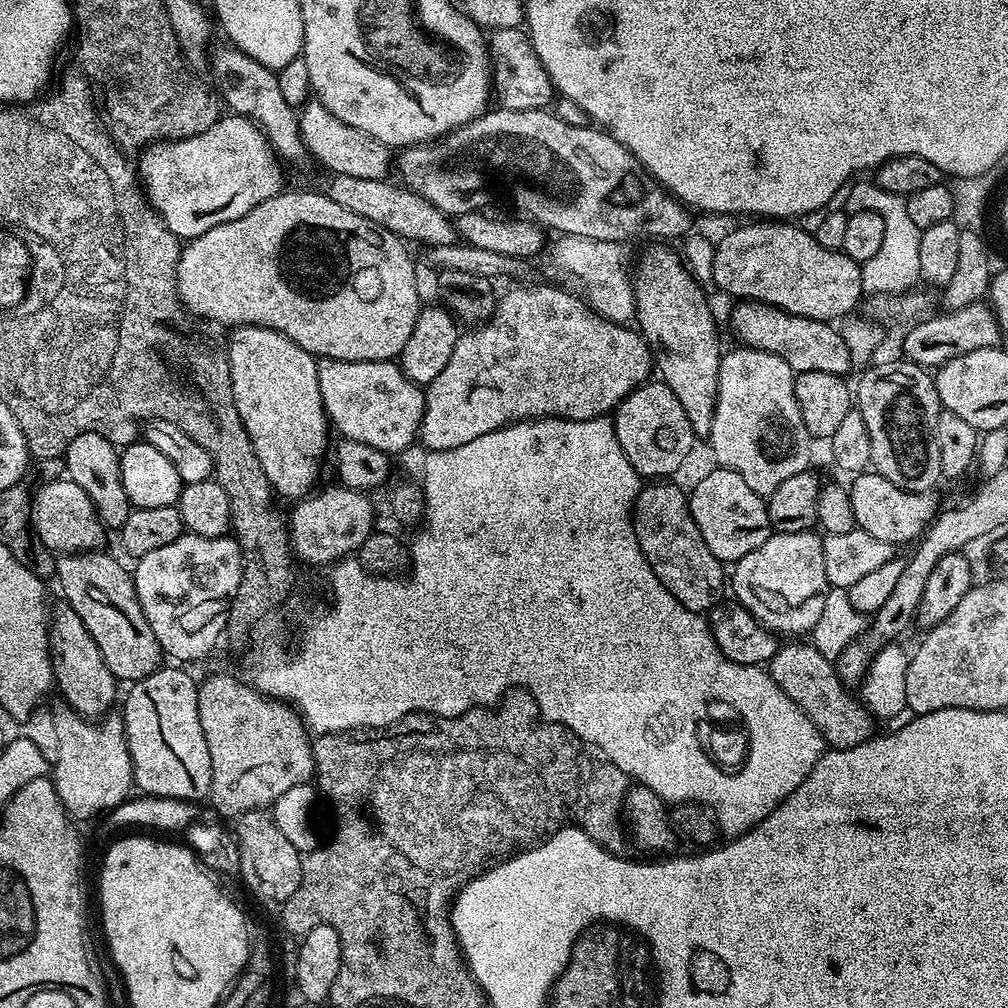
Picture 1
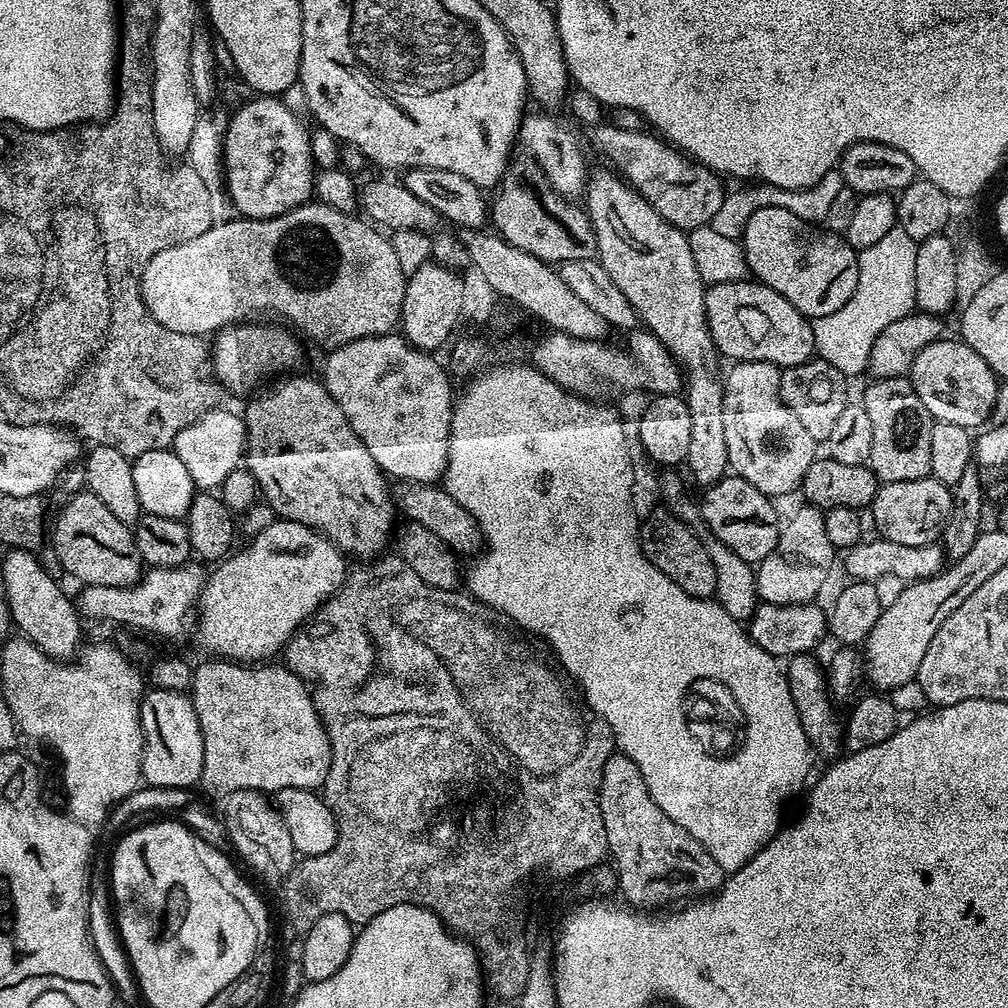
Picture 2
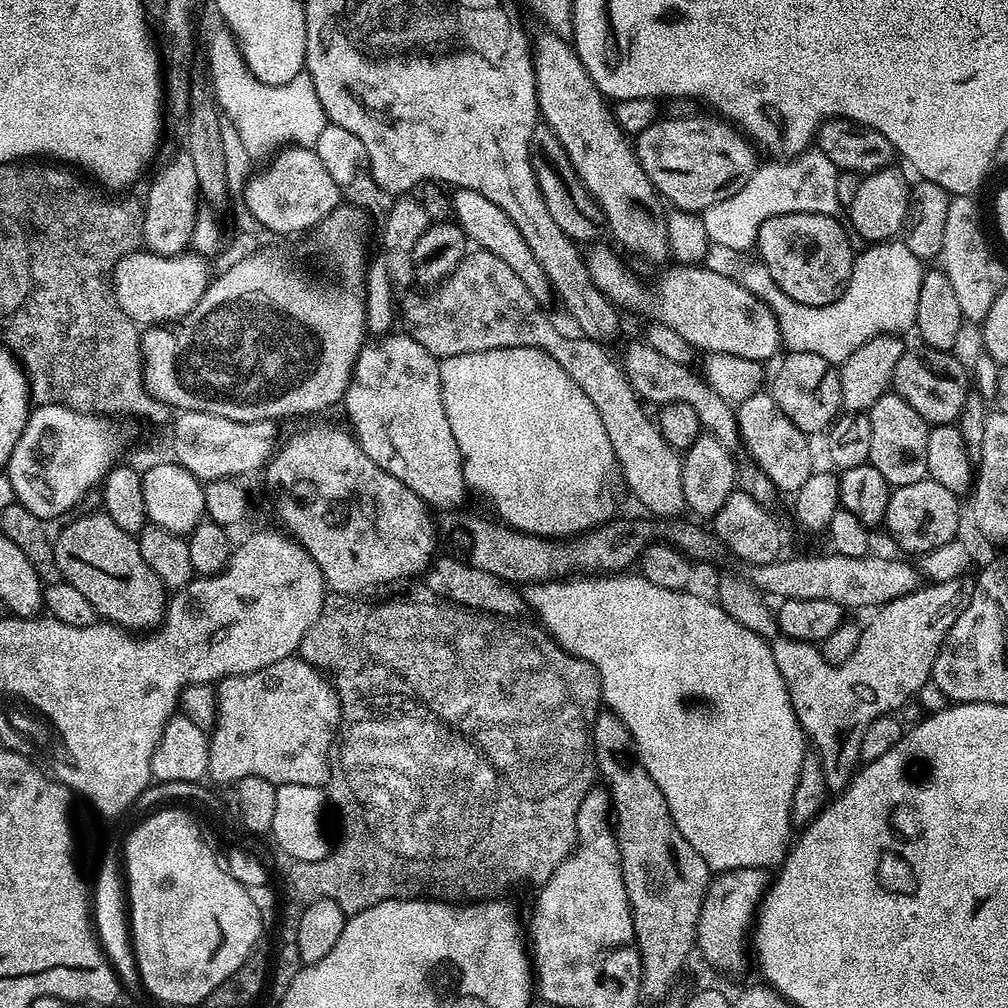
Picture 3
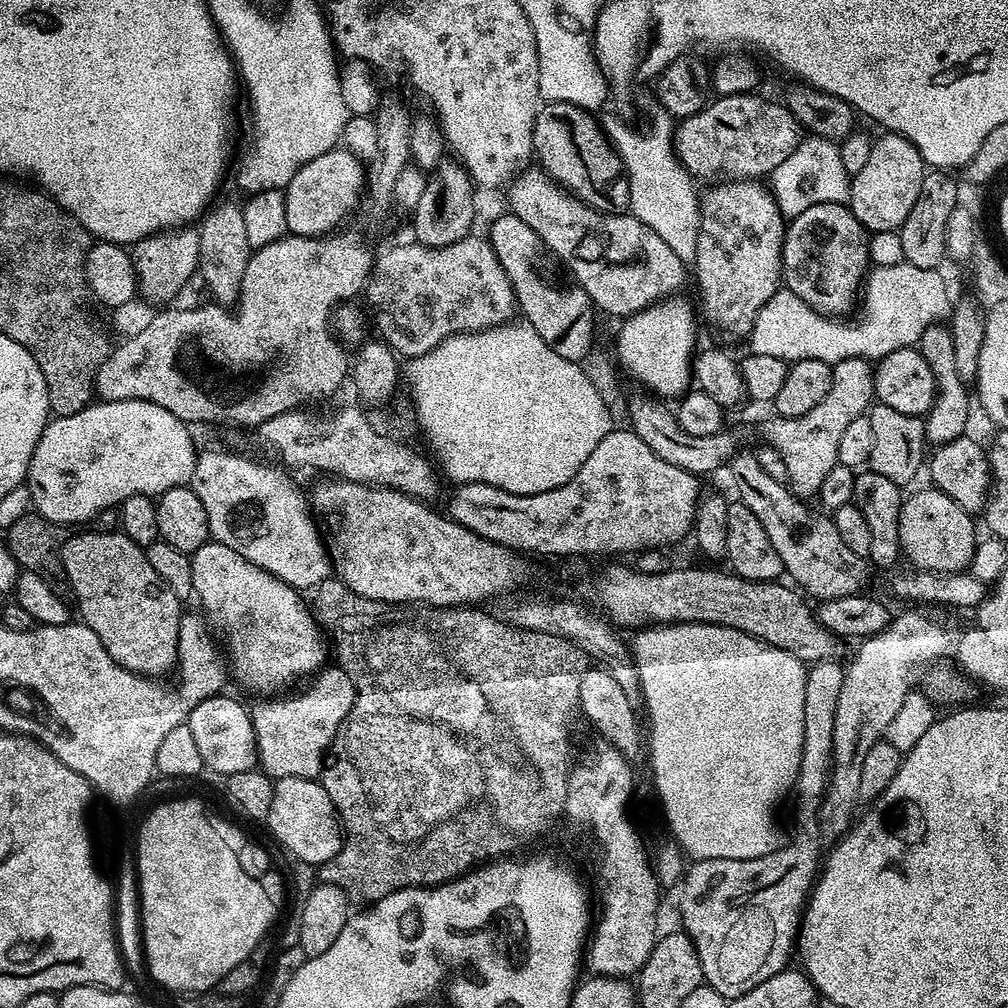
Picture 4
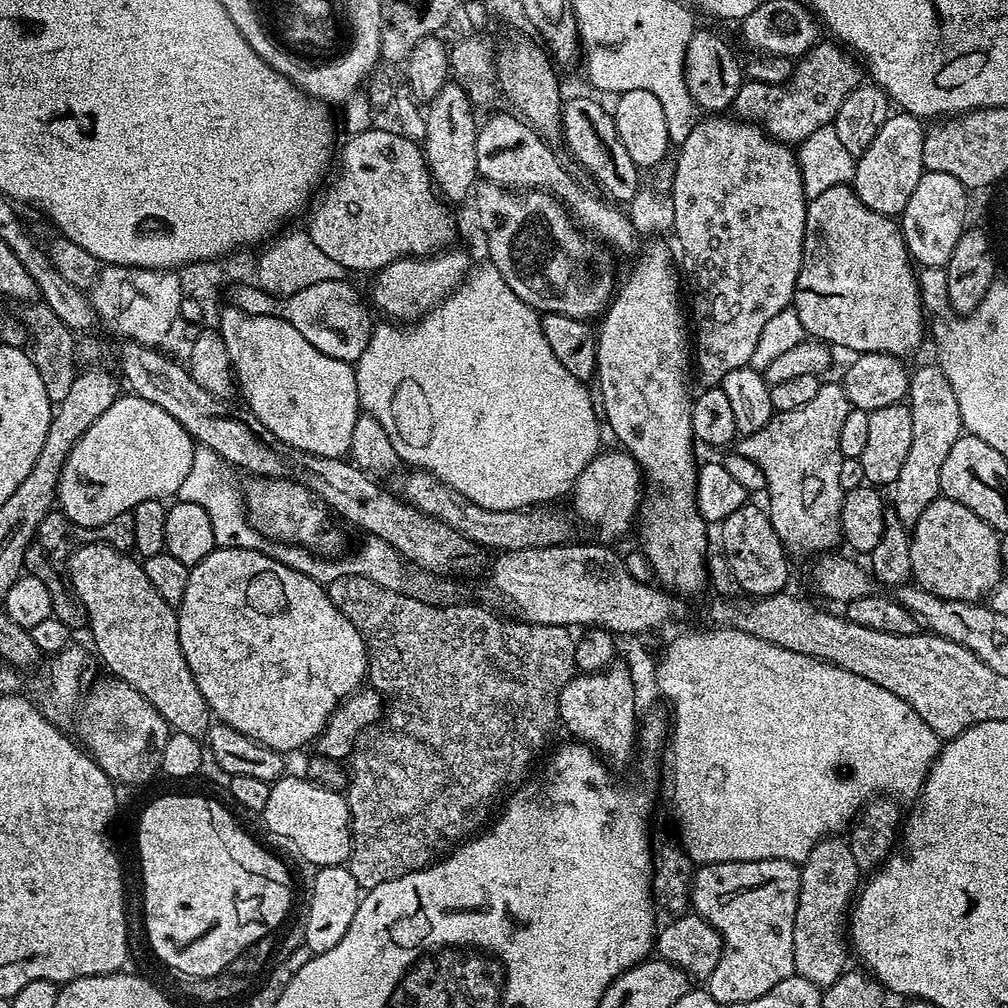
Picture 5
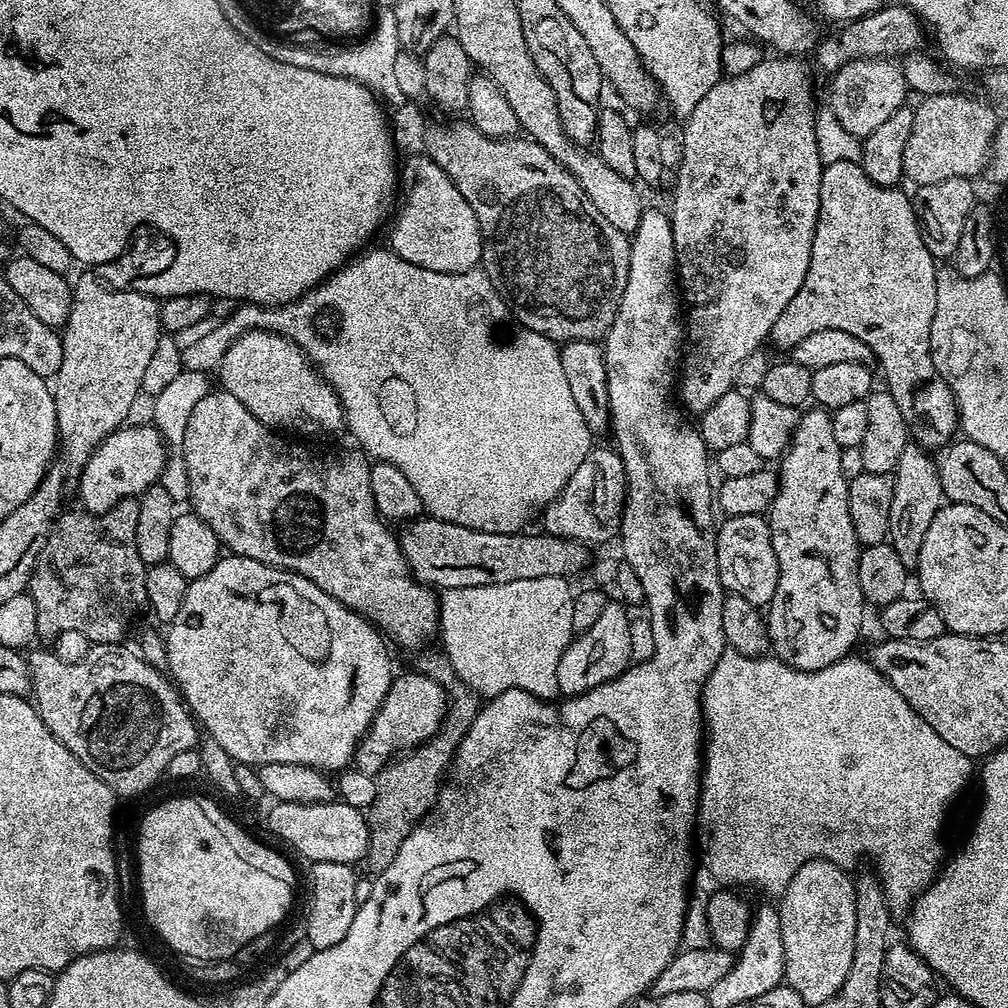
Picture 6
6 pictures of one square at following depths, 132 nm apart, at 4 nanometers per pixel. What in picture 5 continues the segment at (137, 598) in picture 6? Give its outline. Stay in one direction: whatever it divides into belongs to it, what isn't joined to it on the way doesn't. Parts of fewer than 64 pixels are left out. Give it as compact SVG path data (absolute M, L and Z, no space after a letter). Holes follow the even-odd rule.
M53 510L48 513L46 518L42 518L40 528L36 532L36 540L42 547L31 547L26 550L24 555L25 561L32 562L32 559L37 556L38 559L44 560L37 568L34 568L34 575L42 578L46 582L46 590L50 590L52 595L52 615L57 616L62 622L66 622L66 626L73 630L83 629L86 624L86 613L84 607L81 606L79 599L74 595L69 581L63 575L52 576L56 572L56 568L51 564L48 559L51 558L52 552L60 552L67 546L68 540L76 540L75 542L83 542L86 544L94 544L103 542L112 545L113 548L121 550L135 549L136 543L134 542L134 518L131 512L126 514L118 514L118 518L114 518L110 522L106 522L97 528L80 528L74 522L65 520L63 512ZM49 548L49 549L48 549ZM37 551L37 552L36 552ZM52 551L52 552L51 552Z

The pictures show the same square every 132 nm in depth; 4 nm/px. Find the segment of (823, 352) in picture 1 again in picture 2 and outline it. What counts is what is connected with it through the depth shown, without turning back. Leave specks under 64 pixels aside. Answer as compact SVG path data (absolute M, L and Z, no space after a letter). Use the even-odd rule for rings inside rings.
M725 278L721 284L711 285L705 291L704 301L708 329L721 357L729 356L729 361L732 362L741 360L770 362L781 370L813 359L816 343L809 317L802 315L794 306L790 306L790 302L786 302L786 298L782 298L782 294L778 294L770 286L752 278Z

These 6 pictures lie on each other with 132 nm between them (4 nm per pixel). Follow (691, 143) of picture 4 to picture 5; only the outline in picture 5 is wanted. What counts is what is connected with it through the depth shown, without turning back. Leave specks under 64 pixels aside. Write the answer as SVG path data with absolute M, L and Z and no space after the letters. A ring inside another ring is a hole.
M817 42L795 61L792 79L787 84L745 79L731 104L731 111L741 120L760 125L773 140L789 146L799 146L814 130L832 124L838 110L842 110L842 102L860 87L866 72L849 49L836 42L827 43Z

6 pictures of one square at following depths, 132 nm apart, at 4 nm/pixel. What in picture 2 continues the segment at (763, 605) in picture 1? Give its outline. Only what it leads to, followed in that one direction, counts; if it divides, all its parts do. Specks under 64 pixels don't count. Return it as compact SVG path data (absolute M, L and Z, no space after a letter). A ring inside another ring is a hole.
M815 506L800 508L787 521L783 521L776 543L777 558L761 560L756 573L756 592L765 604L810 604L824 588L832 563L837 563L838 550L826 534L824 512Z

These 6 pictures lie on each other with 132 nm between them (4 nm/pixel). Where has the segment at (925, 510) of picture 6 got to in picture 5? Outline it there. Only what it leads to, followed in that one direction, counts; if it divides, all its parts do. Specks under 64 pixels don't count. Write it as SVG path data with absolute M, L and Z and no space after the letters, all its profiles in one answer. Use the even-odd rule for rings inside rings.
M935 363L924 364L917 372L911 373L908 381L906 403L910 410L911 437L910 451L906 453L906 463L898 478L890 486L890 508L895 519L901 520L905 528L911 529L922 518L926 506L930 502L941 499L940 479L942 465L954 442L964 432L964 423L958 410L958 398L954 398L954 390L950 390L950 382L946 374Z

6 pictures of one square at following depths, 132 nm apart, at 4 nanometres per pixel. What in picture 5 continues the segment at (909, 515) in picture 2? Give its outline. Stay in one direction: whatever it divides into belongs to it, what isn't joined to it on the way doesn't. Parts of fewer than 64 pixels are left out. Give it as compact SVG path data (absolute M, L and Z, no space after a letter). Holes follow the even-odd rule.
M953 500L930 502L910 529L912 580L938 598L980 602L1002 579L1000 536L978 514Z

